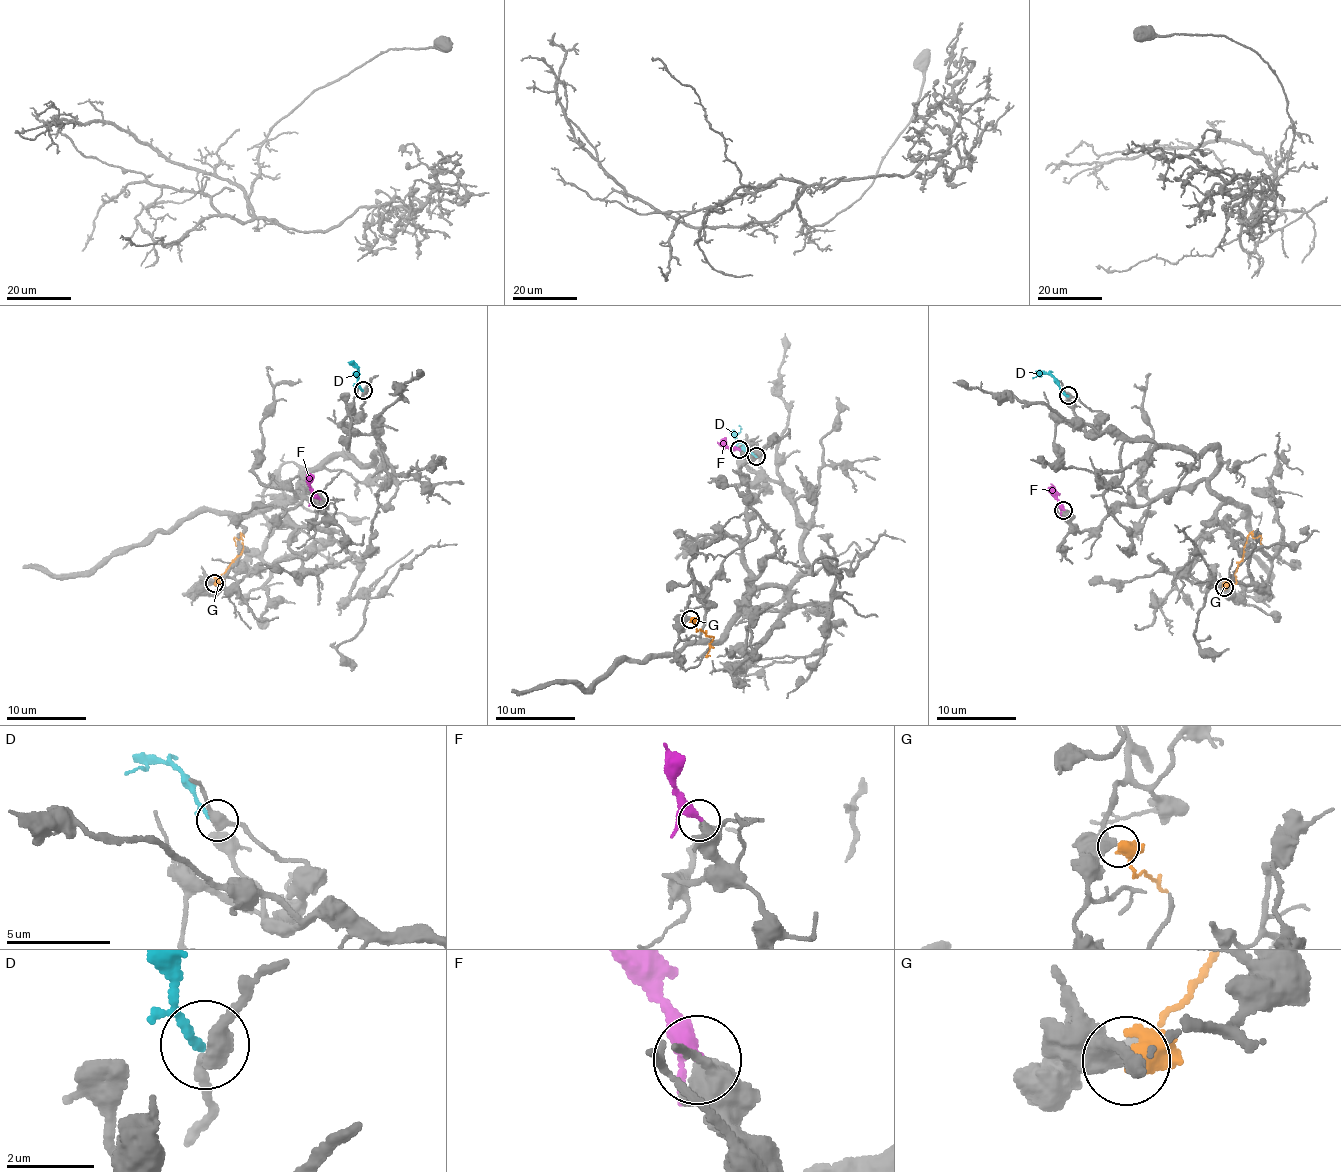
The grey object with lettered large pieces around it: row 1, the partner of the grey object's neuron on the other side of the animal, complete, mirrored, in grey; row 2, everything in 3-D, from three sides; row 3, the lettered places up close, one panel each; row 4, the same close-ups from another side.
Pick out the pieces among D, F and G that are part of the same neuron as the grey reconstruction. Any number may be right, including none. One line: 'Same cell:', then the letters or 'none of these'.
Same cell: F

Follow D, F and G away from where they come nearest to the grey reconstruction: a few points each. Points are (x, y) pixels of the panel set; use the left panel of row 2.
D: (362, 390), (355, 366), (352, 365), (357, 368)
F: (318, 500), (305, 471)
G: (214, 582), (242, 551), (243, 540), (240, 536), (236, 545)

